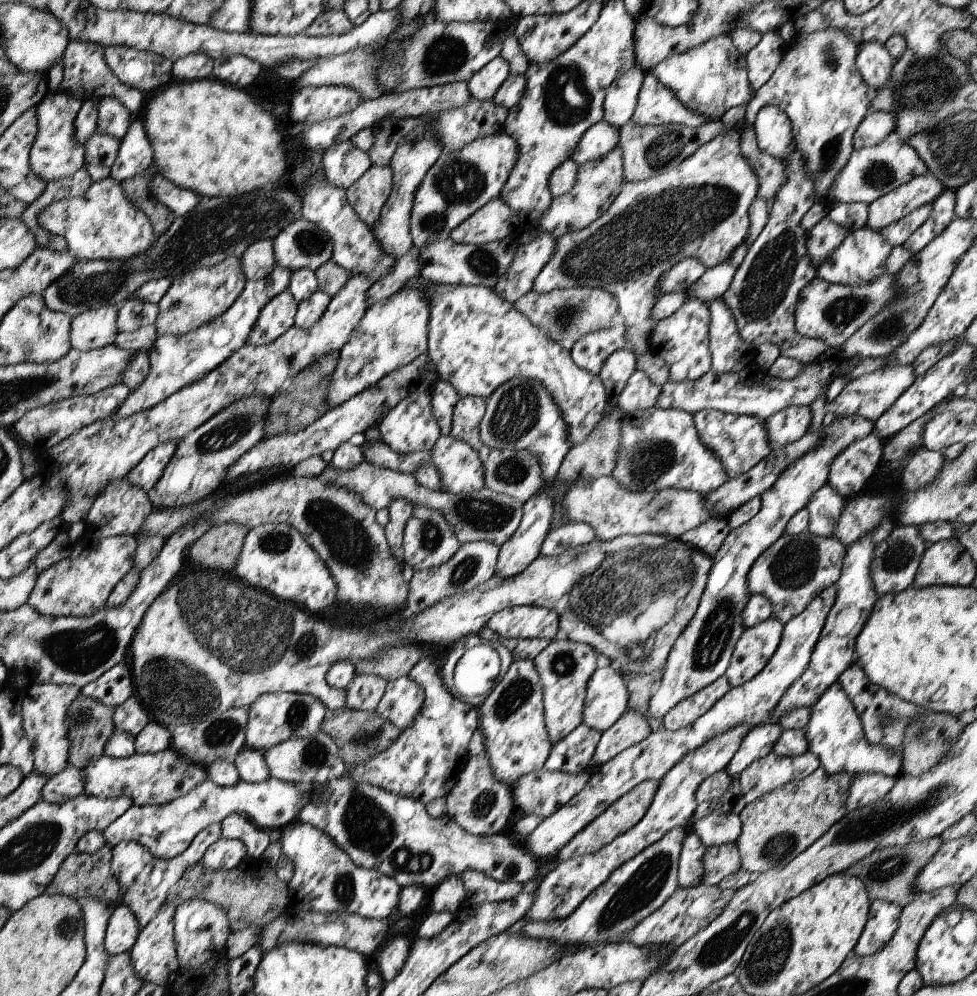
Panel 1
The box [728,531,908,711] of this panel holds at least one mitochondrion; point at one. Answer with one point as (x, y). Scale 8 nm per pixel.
(796, 563)

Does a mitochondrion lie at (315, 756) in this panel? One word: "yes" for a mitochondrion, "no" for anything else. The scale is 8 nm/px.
yes

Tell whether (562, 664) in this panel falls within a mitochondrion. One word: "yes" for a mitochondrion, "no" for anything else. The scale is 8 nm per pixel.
yes

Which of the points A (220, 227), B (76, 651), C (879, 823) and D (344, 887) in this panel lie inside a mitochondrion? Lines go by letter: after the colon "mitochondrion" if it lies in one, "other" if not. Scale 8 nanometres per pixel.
A: mitochondrion
B: mitochondrion
C: mitochondrion
D: mitochondrion

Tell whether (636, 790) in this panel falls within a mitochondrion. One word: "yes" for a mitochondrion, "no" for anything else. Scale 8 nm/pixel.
no

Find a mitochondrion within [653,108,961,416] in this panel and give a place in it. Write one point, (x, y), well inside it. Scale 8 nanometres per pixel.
(773, 270)

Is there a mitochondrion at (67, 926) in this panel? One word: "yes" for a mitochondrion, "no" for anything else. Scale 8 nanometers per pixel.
yes

